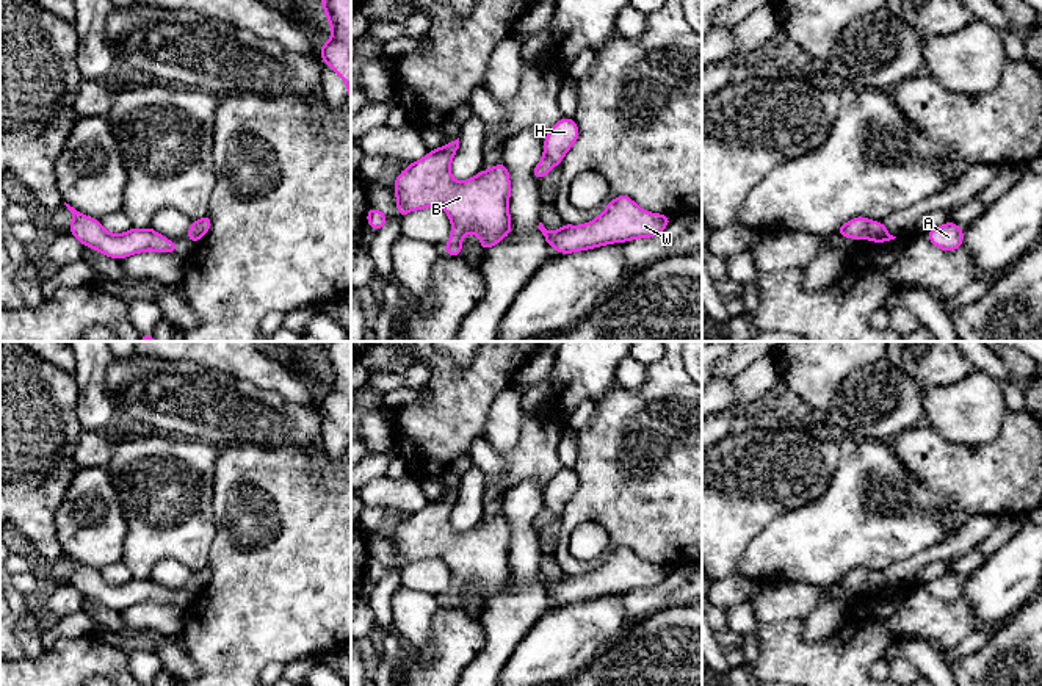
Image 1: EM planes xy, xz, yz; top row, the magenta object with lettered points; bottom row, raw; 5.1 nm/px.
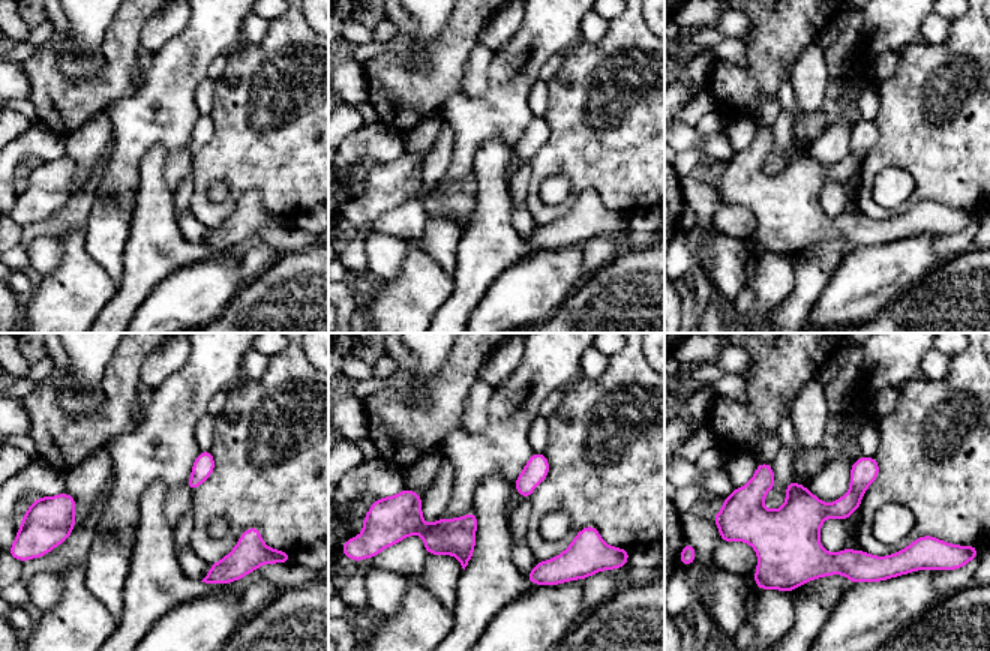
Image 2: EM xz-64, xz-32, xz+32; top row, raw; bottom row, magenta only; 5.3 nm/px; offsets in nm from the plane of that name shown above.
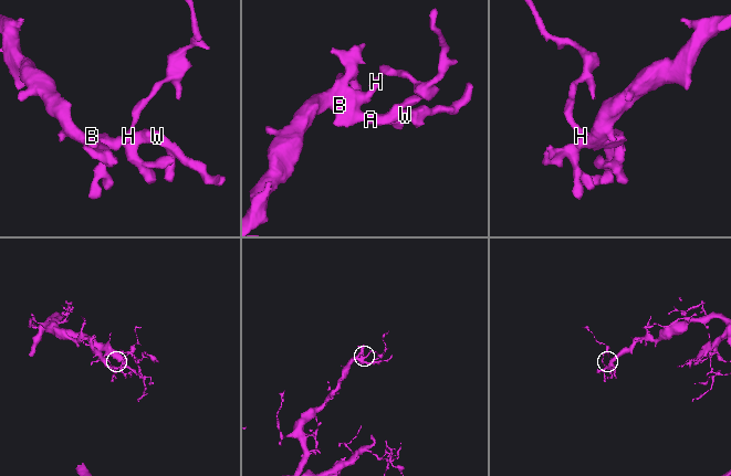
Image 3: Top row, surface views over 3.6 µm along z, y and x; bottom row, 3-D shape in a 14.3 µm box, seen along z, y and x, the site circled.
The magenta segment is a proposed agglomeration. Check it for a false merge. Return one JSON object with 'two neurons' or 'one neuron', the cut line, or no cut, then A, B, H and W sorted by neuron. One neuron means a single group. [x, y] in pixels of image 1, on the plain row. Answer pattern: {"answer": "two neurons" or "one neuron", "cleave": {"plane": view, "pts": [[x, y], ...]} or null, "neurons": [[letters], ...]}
{"answer": "two neurons", "cleave": {"plane": "yz", "pts": [[871, 572], [867, 589]]}, "neurons": [["A", "B", "W"], ["H"]]}

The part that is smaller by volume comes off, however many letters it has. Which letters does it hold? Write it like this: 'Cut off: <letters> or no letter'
Cut off: H

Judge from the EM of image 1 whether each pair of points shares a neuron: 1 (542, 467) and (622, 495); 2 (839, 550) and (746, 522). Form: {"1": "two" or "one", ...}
{"1": "two", "2": "two"}

